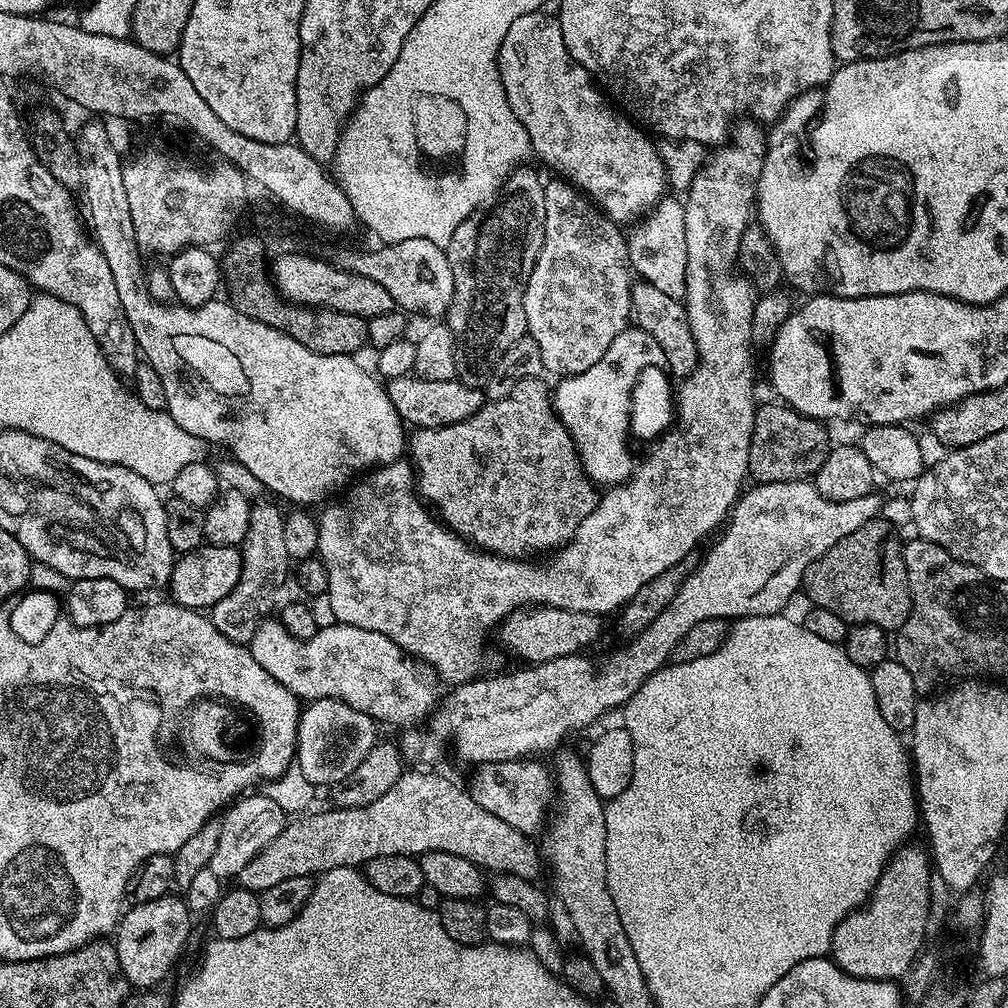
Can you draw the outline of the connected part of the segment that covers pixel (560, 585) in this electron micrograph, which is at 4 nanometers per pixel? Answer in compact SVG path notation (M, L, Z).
M737 123L731 129L730 139L719 145L709 155L704 165L698 170L698 174L694 174L694 182L690 182L690 186L686 189L688 200L685 199L683 201L684 217L686 218L686 290L684 291L683 303L688 310L690 330L694 334L694 342L698 346L700 363L696 365L696 369L690 375L683 377L681 384L684 385L680 388L680 394L678 390L678 395L674 400L674 423L651 445L651 448L653 447L652 453L644 461L641 462L640 460L635 465L635 471L627 480L609 487L605 491L608 493L605 496L603 493L597 499L596 509L586 518L582 518L582 526L578 526L574 538L551 557L553 560L549 564L532 564L536 562L528 558L495 556L494 553L485 552L469 544L461 536L457 536L447 524L441 522L429 511L425 501L418 495L414 469L407 459L394 460L390 464L377 467L375 470L361 475L343 495L336 498L341 498L341 500L333 499L327 505L329 508L318 516L318 556L319 559L323 560L328 571L328 591L326 595L330 598L330 606L334 606L334 614L339 623L349 624L350 626L362 626L362 630L374 630L378 634L386 634L386 638L393 640L401 650L431 668L441 681L449 680L449 685L452 686L464 684L468 680L477 679L482 672L480 663L484 660L484 652L480 649L476 636L482 635L487 628L495 629L500 621L505 620L511 612L517 612L520 608L529 606L543 606L546 608L561 608L571 612L605 614L604 612L613 611L612 613L615 613L624 607L624 603L627 600L634 598L634 594L638 594L638 590L642 590L642 586L646 586L646 582L650 582L650 578L658 578L658 574L662 574L662 570L670 570L670 566L680 564L682 561L689 559L693 555L691 552L695 550L696 543L703 536L709 535L708 537L711 537L727 521L736 501L742 495L740 483L746 480L748 476L748 455L750 454L752 427L754 426L757 410L757 405L755 403L752 404L752 353L754 353L754 347L751 342L751 318L754 317L758 292L743 271L738 270L738 261L742 256L740 243L744 235L749 231L748 219L751 221L754 216L756 179L762 174L764 153L766 151L765 131L760 130L761 125L759 123L751 123Z

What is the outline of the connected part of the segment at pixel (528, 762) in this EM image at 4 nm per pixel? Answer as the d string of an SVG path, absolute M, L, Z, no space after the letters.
M539 759L507 760L497 764L479 765L475 769L476 777L470 785L474 802L478 802L482 810L490 810L490 814L502 818L502 822L510 822L510 826L514 826L519 832L539 833L545 823L544 807L554 800L554 776L549 765L547 768L536 760Z

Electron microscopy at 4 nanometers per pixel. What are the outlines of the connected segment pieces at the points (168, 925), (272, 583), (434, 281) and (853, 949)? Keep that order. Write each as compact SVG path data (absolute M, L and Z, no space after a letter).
M176 894L154 898L154 902L132 904L121 915L114 933L114 943L118 966L122 966L122 974L133 989L152 990L167 978L168 971L175 966L176 959L188 944L192 920L193 913L188 911L187 904Z
M257 501L251 507L248 530L240 545L240 557L243 562L238 584L230 594L210 609L212 624L236 644L245 645L251 641L256 632L257 620L269 613L267 610L270 602L287 574L288 577L290 574L291 558L285 547L283 511L280 512L274 505L264 501Z
M406 238L393 244L381 243L380 248L363 252L360 248L336 248L330 255L330 262L338 270L352 274L362 274L370 282L378 282L386 294L390 294L392 304L405 314L417 312L420 316L440 318L447 313L454 298L454 270L450 270L447 251L426 238Z
M911 844L902 846L897 849L895 855L891 857L887 866L884 868L882 875L875 887L872 889L872 893L869 896L868 903L863 907L856 909L845 918L838 927L835 928L834 938L832 939L831 957L837 965L844 972L850 973L854 977L862 977L867 980L900 980L903 979L908 972L911 971L913 964L916 962L919 954L921 953L921 946L923 942L926 942L926 920L929 912L929 878L932 873L932 864L929 855L918 849L910 846Z

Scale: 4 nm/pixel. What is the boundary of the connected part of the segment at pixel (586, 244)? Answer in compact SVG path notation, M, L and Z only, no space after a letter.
M552 178L547 181L544 189L546 198L546 218L544 219L544 237L542 238L542 250L534 262L534 270L528 279L528 285L524 291L524 309L526 310L526 322L528 323L527 335L538 342L538 350L542 350L542 362L544 363L544 372L550 374L553 372L556 378L582 374L588 370L600 358L602 354L610 347L610 342L621 334L624 328L629 327L632 310L632 286L634 283L633 273L630 271L628 263L628 236L621 225L615 224L605 212L600 211L579 188L572 187L567 180L563 178Z

